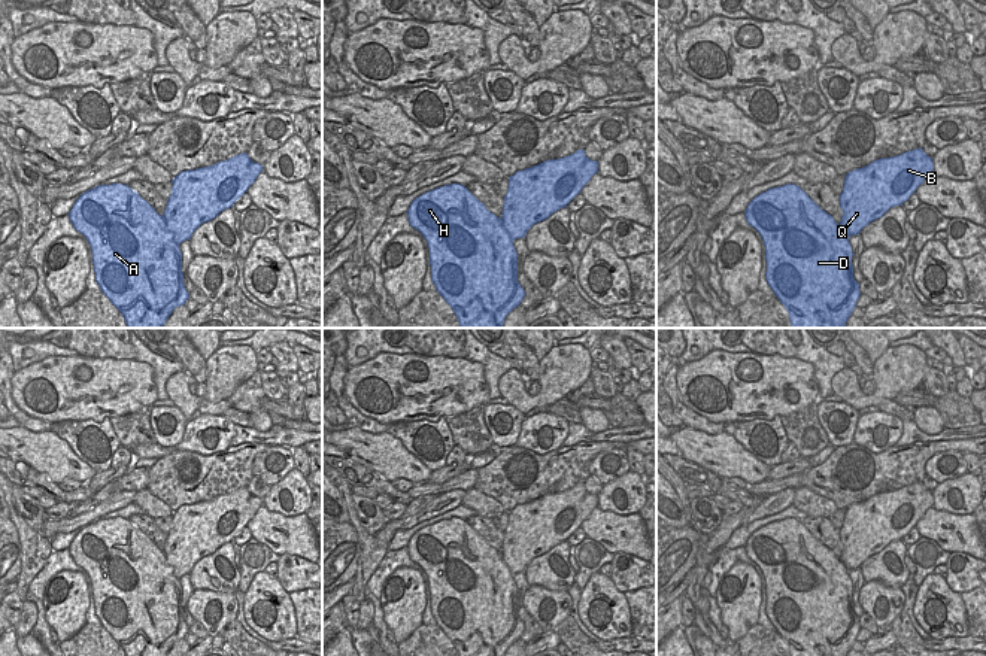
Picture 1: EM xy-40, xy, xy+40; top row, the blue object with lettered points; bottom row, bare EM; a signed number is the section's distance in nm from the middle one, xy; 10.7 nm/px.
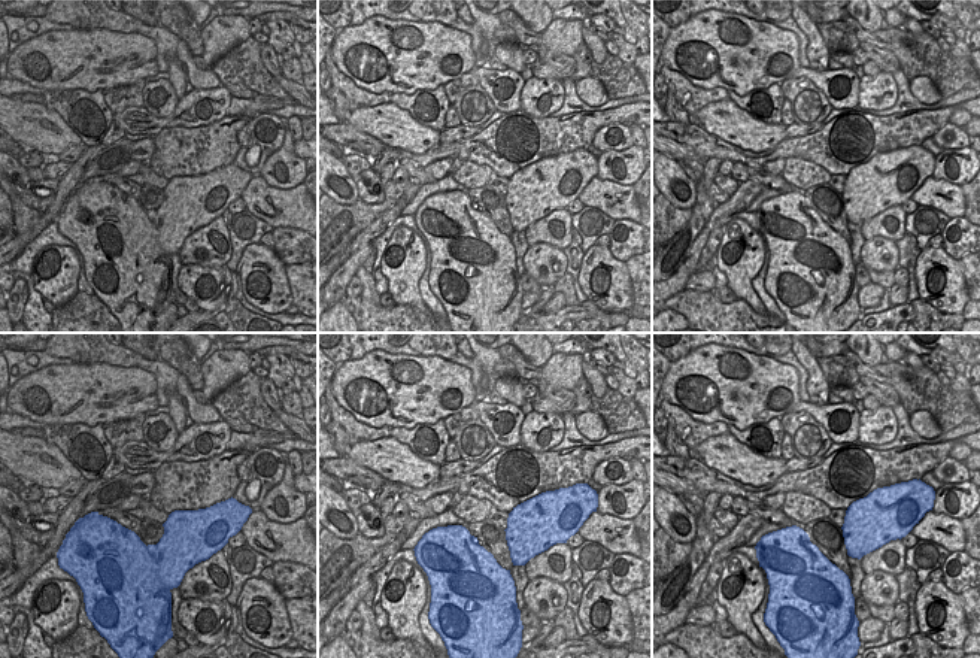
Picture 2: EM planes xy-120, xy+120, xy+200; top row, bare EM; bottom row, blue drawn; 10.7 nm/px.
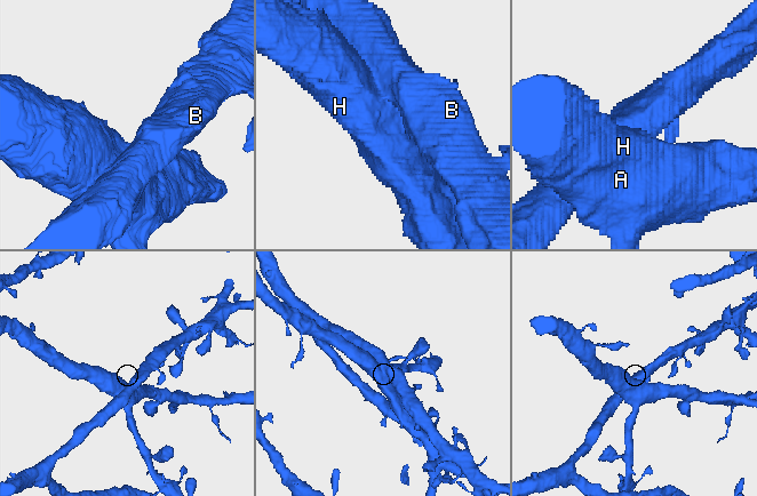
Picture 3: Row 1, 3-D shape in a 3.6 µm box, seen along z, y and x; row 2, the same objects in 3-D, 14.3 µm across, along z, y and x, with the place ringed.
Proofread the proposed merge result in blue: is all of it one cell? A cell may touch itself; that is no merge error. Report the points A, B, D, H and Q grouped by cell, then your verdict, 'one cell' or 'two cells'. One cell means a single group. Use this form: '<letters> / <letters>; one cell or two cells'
A D H / B Q; two cells

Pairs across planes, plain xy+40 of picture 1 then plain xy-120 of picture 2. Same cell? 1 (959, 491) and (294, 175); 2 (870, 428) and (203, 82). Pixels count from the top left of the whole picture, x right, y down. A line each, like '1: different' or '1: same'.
1: same
2: different

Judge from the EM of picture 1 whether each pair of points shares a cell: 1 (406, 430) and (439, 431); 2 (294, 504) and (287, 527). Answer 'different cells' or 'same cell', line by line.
1: same cell
2: different cells

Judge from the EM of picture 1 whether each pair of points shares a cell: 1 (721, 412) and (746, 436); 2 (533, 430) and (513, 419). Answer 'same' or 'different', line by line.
1: different
2: different

